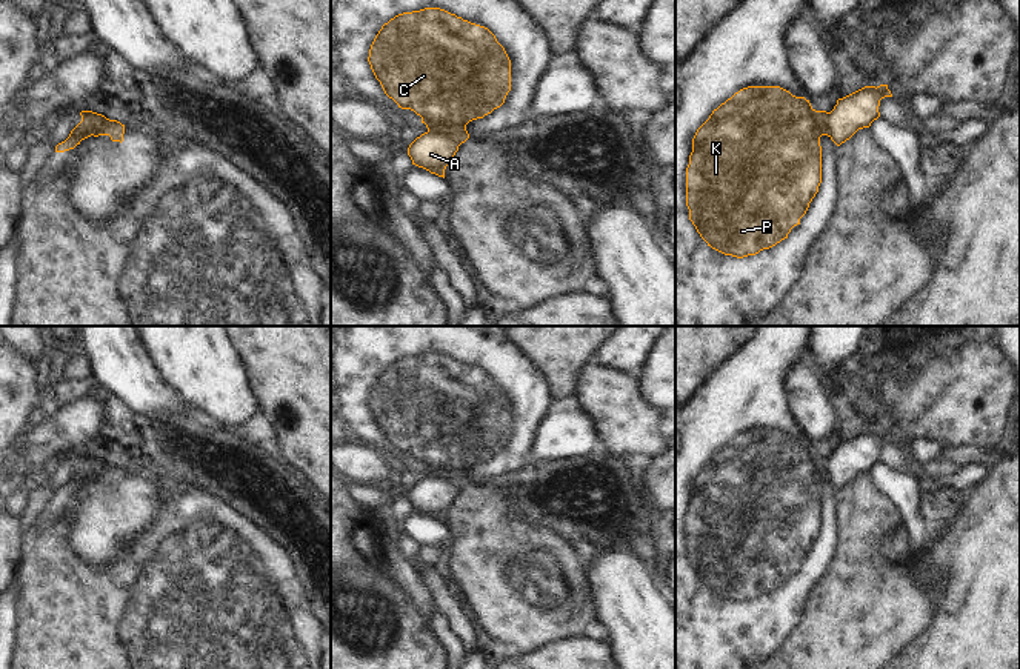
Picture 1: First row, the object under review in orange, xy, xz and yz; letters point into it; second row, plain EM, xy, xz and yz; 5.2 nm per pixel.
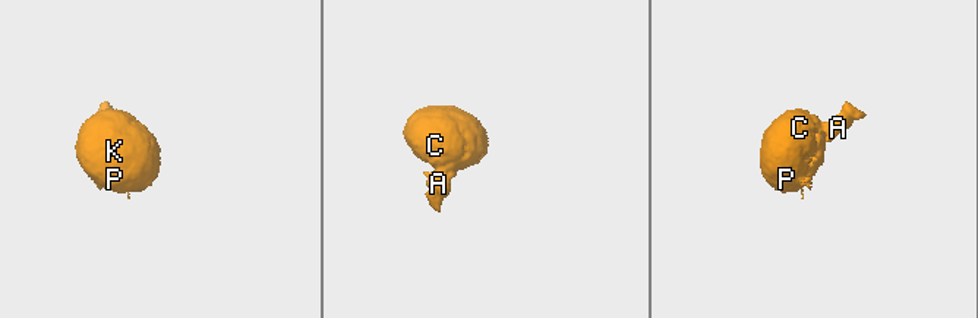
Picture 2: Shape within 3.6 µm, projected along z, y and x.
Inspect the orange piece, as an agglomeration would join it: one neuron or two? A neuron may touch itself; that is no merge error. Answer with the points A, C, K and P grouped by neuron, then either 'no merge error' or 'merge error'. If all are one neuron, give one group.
A / C K P; merge error

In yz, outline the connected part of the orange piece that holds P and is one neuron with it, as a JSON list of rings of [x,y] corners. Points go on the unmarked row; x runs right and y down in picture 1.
[[[780,431],[743,432],[712,455],[709,463],[697,474],[692,483],[692,497],[689,500],[689,509],[686,512],[686,551],[689,554],[689,564],[695,571],[700,581],[708,587],[708,591],[725,600],[743,603],[748,600],[755,600],[763,594],[769,594],[782,584],[788,583],[788,578],[794,571],[800,569],[800,563],[806,558],[809,548],[818,537],[818,531],[822,528],[820,481],[829,481],[828,463],[829,457],[815,455],[811,451],[809,444],[805,441],[795,441]]]

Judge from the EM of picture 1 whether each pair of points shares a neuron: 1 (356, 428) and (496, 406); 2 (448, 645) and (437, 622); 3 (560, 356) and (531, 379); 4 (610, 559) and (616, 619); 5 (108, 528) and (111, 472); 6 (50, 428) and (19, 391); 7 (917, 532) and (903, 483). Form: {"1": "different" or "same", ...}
{"1": "same", "2": "same", "3": "different", "4": "same", "5": "same", "6": "different", "7": "same"}

